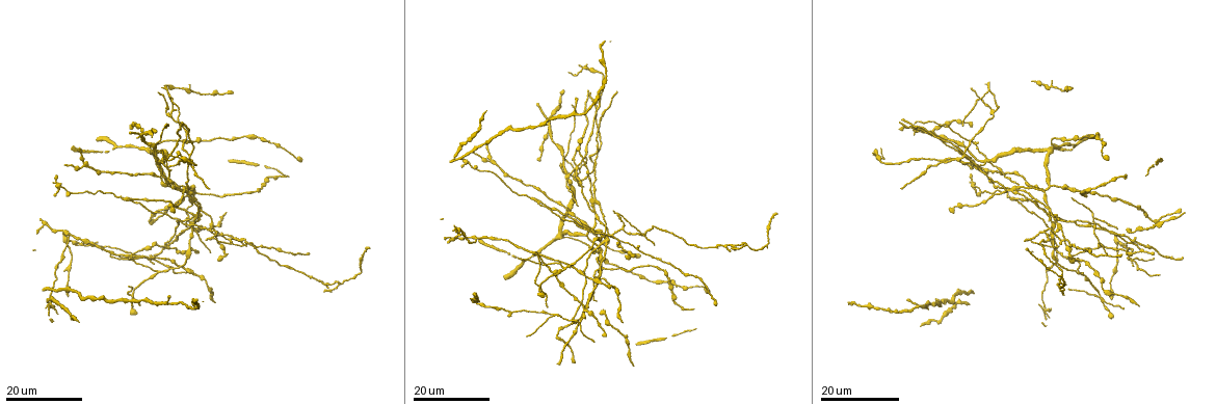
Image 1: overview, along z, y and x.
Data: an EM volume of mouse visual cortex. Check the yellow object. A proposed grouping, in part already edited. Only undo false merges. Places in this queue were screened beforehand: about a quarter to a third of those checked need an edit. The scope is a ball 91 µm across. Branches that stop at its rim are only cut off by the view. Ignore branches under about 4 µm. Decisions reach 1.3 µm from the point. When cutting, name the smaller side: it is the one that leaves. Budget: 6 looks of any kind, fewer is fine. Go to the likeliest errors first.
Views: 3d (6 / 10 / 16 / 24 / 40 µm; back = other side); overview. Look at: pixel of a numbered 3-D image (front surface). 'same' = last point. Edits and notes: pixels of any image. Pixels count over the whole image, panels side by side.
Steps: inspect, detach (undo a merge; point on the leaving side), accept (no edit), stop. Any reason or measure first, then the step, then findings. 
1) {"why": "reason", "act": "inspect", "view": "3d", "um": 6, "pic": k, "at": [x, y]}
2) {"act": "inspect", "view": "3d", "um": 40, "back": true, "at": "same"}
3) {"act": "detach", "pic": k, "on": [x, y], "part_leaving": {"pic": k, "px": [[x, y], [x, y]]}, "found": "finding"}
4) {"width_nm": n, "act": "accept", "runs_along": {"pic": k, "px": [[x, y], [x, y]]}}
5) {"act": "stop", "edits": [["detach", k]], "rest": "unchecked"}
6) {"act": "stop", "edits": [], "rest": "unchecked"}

{"why": "four arms meet", "act": "inspect", "view": "3d", "um": 24, "pic": 1, "at": [1052, 210]}

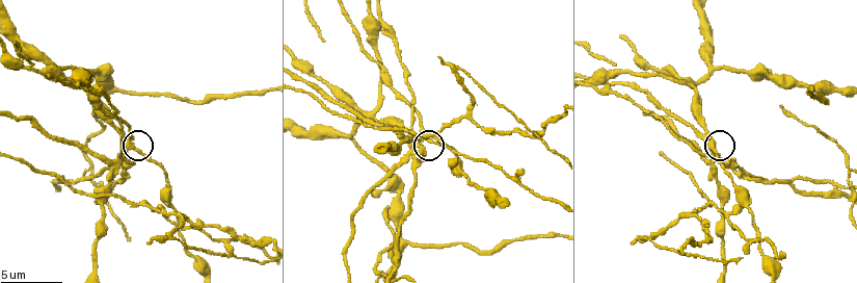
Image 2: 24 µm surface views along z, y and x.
{"act": "inspect", "view": "3d", "um": 6, "pic": 2, "at": [133, 144]}

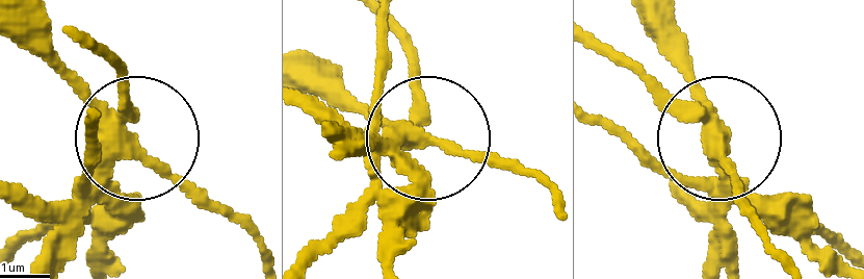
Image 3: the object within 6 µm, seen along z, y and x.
{"act": "detach", "pic": 3, "on": [81, 202], "part_leaving": {"pic": 3, "px": [[115, 134], [103, 168], [66, 201], [16, 197]]}, "found": "a second neuron is stuck on"}

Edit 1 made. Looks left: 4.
{"why": "a fork", "act": "inspect", "view": "3d", "um": 24, "pic": 1, "at": [70, 233]}

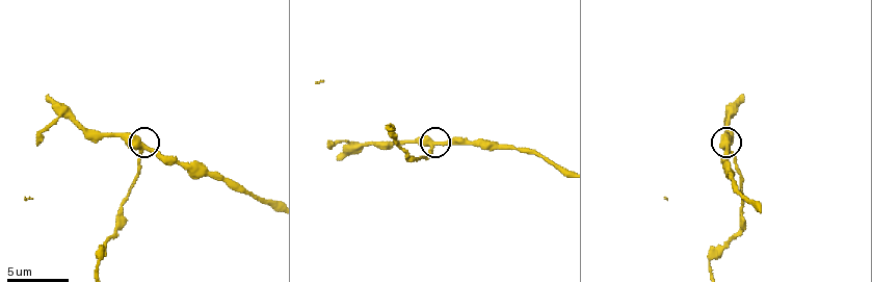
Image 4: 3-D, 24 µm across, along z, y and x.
{"act": "inspect", "view": "3d", "um": 10, "pic": 4, "at": [429, 147]}

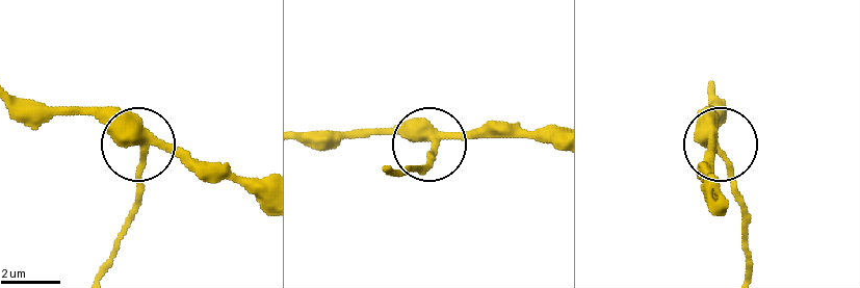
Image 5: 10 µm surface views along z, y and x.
{"arms": 3, "act": "detach", "pic": 5, "on": [136, 189], "part_leaving": {"pic": 5, "px": [[142, 152], [142, 187], [107, 269]]}, "found": "two neurons meet here"}

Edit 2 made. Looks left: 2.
{"act": "stop", "edits": [["detach", 3], ["detach", 5]], "rest": "unchecked"}

